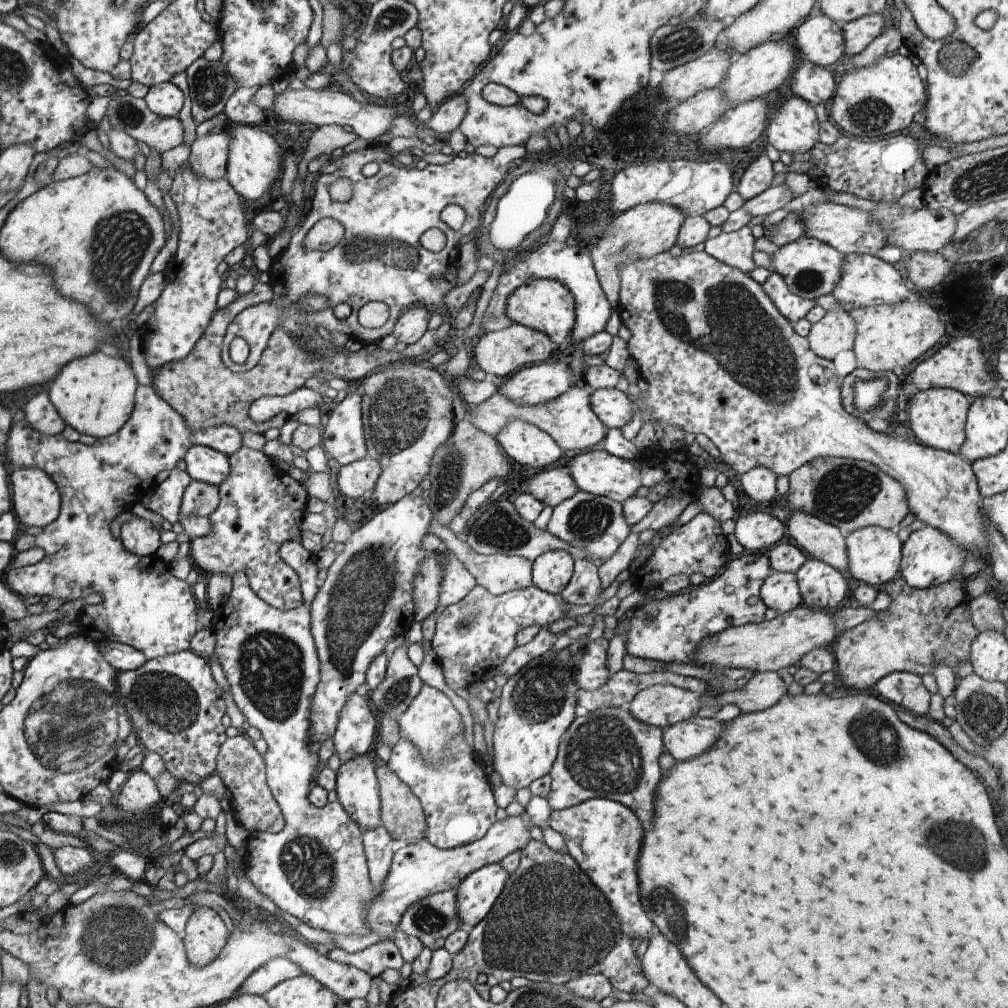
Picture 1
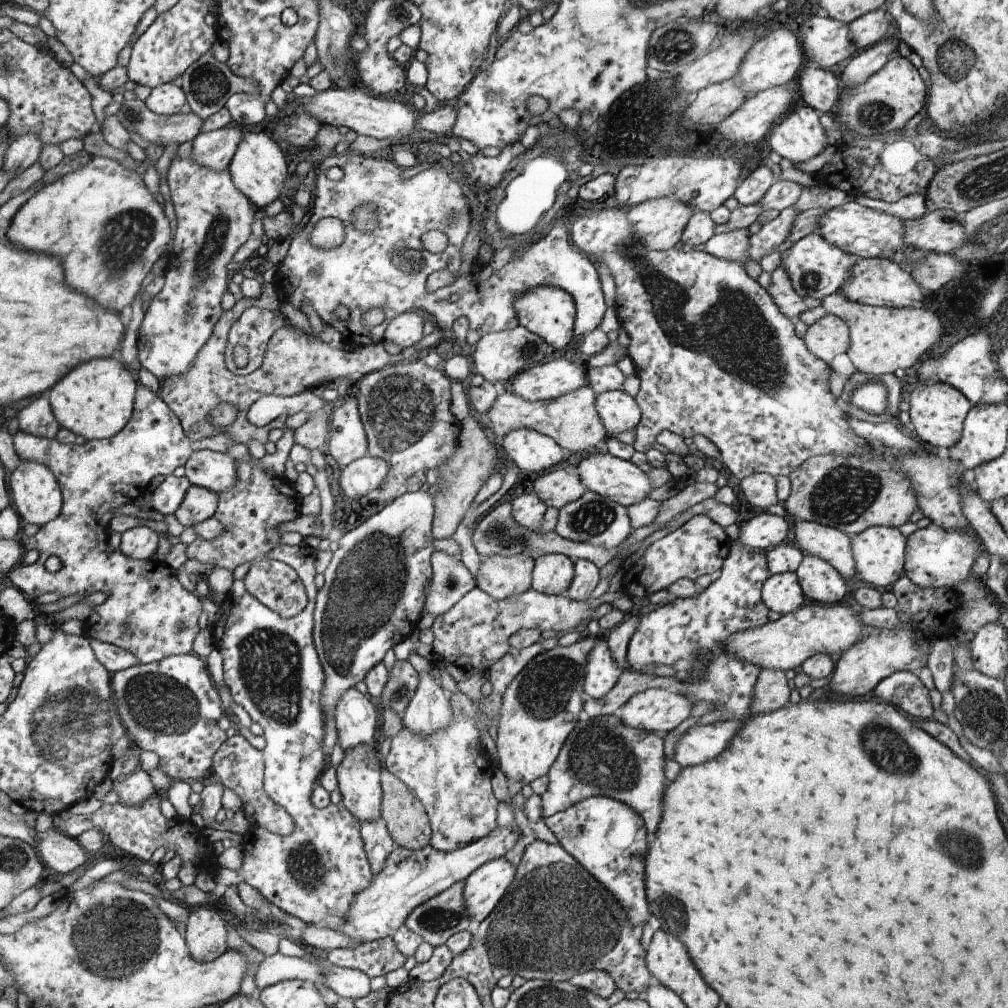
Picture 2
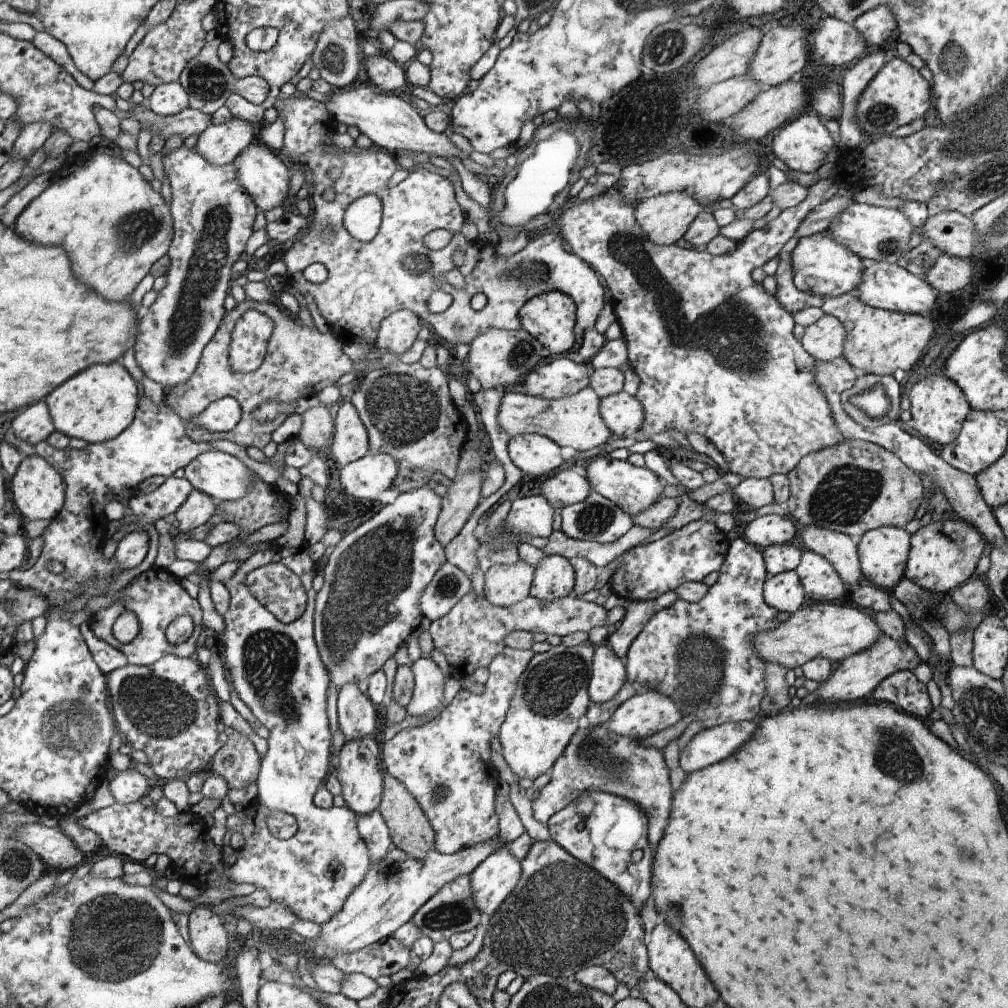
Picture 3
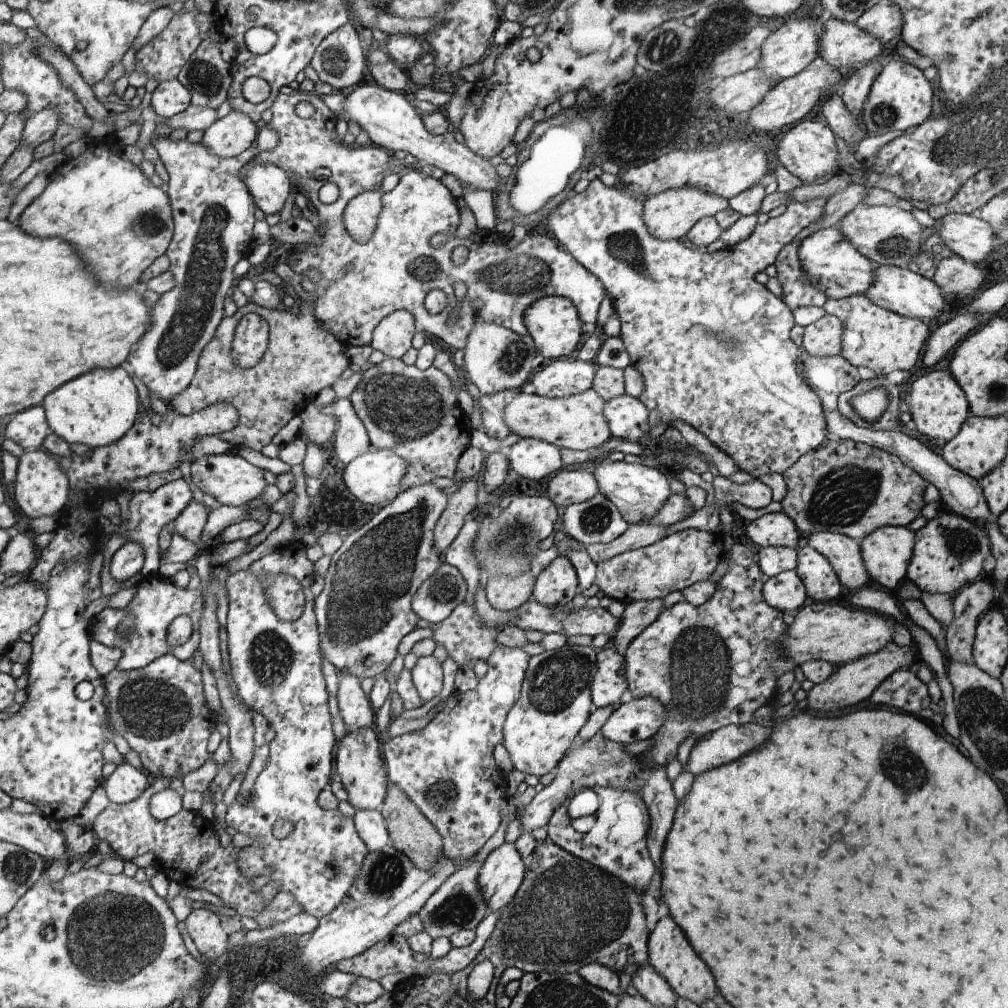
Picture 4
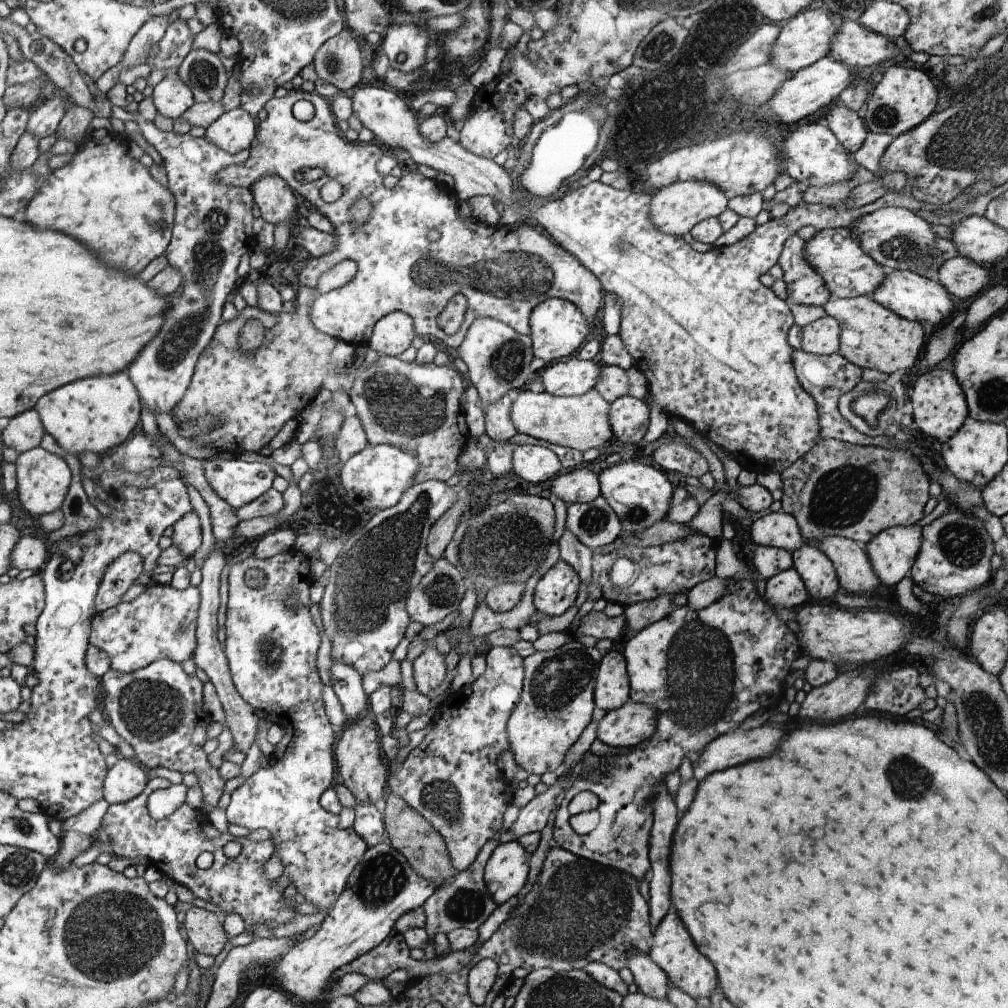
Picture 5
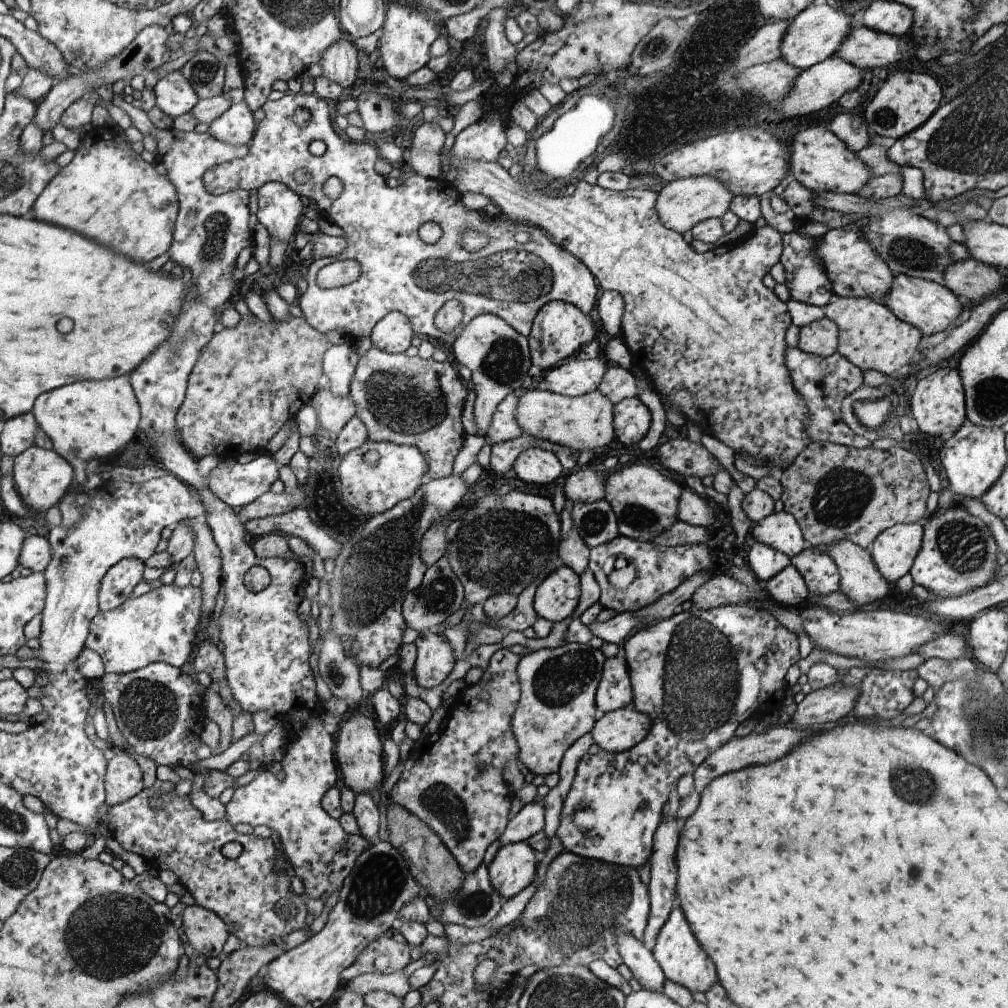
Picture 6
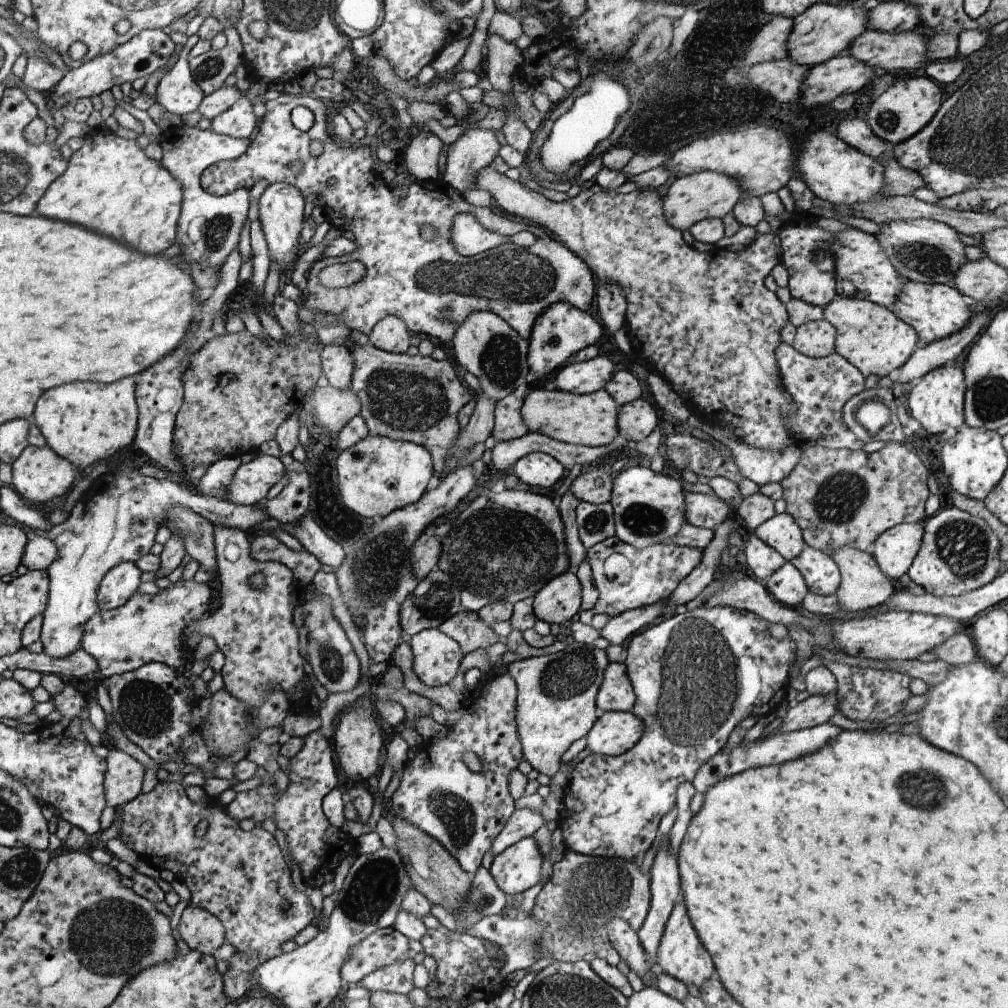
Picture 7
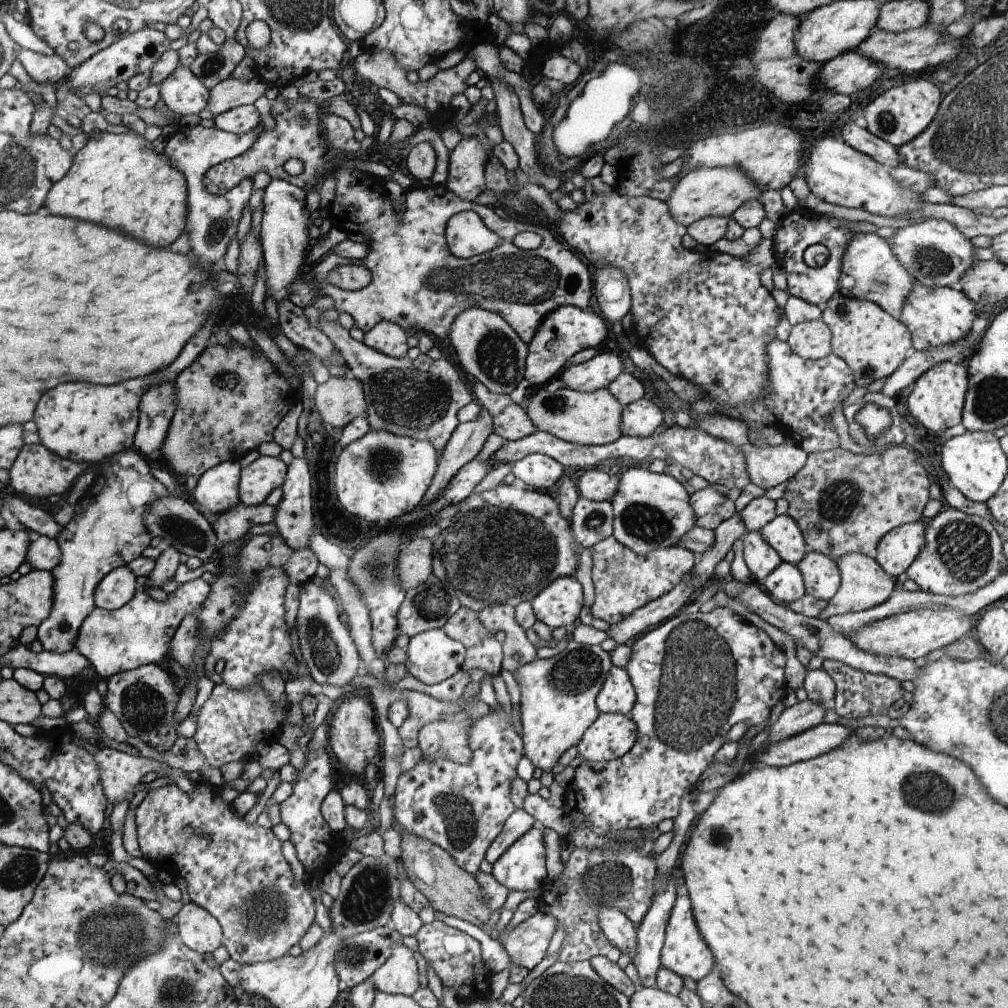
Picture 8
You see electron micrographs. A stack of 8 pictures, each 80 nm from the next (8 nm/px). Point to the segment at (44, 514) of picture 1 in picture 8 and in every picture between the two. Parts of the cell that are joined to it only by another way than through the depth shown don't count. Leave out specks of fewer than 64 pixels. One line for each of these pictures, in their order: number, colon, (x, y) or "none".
2: (36, 493)
3: (38, 489)
4: (41, 489)
5: (43, 478)
6: (41, 477)
7: (39, 475)
8: (38, 472)

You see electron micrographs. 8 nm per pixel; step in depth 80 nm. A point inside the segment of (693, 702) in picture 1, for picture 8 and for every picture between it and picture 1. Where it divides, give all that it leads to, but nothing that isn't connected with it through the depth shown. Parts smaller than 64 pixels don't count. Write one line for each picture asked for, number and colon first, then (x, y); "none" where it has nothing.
2: (655, 710)
3: (648, 712)
4: (641, 719)
5: (633, 723)
6: (617, 731)
7: (614, 733)
8: (612, 736)

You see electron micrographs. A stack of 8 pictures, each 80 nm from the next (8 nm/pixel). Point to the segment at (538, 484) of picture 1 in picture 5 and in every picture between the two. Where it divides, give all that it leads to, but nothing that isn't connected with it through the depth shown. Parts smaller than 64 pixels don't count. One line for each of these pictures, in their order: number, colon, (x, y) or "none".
2: (560, 487)
3: (571, 486)
4: (568, 487)
5: (581, 485)

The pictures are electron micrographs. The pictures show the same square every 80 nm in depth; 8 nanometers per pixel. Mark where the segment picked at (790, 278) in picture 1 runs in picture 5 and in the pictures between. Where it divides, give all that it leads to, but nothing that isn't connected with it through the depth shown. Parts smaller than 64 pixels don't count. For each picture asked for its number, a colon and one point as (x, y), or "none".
2: (816, 269)
3: (822, 266)
4: (831, 262)
5: (848, 271)

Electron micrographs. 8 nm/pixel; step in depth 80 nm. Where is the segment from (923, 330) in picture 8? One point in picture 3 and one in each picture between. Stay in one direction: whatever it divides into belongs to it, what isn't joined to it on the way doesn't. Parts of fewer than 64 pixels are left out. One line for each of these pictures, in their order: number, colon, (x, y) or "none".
3: (887, 286)
4: (901, 291)
5: (913, 297)
6: (930, 307)
7: (935, 311)

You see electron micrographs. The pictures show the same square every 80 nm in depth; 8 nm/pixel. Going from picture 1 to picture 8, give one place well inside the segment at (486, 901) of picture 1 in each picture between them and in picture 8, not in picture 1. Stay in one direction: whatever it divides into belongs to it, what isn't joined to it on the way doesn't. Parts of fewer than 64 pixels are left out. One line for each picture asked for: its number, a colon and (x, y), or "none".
2: (485, 889)
3: (495, 880)
4: (503, 872)
5: (506, 873)
6: (513, 869)
7: (520, 867)
8: (523, 867)

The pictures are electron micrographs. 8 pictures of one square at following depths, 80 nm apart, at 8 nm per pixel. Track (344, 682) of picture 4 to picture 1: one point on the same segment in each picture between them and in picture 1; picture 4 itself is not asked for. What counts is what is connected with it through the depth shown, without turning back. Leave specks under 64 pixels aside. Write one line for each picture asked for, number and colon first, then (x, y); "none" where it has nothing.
1: (355, 733)
2: (356, 720)
3: (357, 718)

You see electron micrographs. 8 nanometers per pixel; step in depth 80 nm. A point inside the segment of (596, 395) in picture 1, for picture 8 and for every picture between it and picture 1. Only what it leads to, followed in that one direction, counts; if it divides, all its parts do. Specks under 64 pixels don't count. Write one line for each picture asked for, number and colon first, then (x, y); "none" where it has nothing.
2: (620, 412)
3: (624, 415)
4: (628, 418)
5: (629, 416)
6: (633, 419)
7: (637, 420)
8: (642, 418)

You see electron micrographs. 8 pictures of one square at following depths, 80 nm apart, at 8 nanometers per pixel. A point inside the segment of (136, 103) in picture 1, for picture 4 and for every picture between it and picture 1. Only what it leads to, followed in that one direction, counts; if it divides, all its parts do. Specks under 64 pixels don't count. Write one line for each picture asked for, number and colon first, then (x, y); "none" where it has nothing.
2: (169, 129)
3: (189, 122)
4: (195, 117)

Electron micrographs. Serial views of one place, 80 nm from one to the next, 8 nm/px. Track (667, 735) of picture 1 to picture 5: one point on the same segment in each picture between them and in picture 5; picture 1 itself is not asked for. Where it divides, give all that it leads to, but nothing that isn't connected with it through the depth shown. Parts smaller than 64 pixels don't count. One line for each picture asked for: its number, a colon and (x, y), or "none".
2: (701, 743)
3: (708, 747)
4: (728, 744)
5: (739, 746)

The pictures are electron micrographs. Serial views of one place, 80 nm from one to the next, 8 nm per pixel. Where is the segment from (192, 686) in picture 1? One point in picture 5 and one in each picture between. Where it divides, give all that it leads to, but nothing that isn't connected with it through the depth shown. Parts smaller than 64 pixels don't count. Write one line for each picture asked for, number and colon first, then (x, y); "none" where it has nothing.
2: (170, 707)
3: (161, 710)
4: (160, 711)
5: (157, 709)

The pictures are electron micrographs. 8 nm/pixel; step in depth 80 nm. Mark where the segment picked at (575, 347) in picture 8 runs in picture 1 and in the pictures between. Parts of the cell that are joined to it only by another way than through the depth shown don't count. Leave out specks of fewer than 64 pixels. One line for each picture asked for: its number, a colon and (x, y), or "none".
1: (545, 305)
2: (548, 311)
3: (550, 317)
4: (554, 324)
5: (558, 328)
6: (560, 330)
7: (562, 330)

